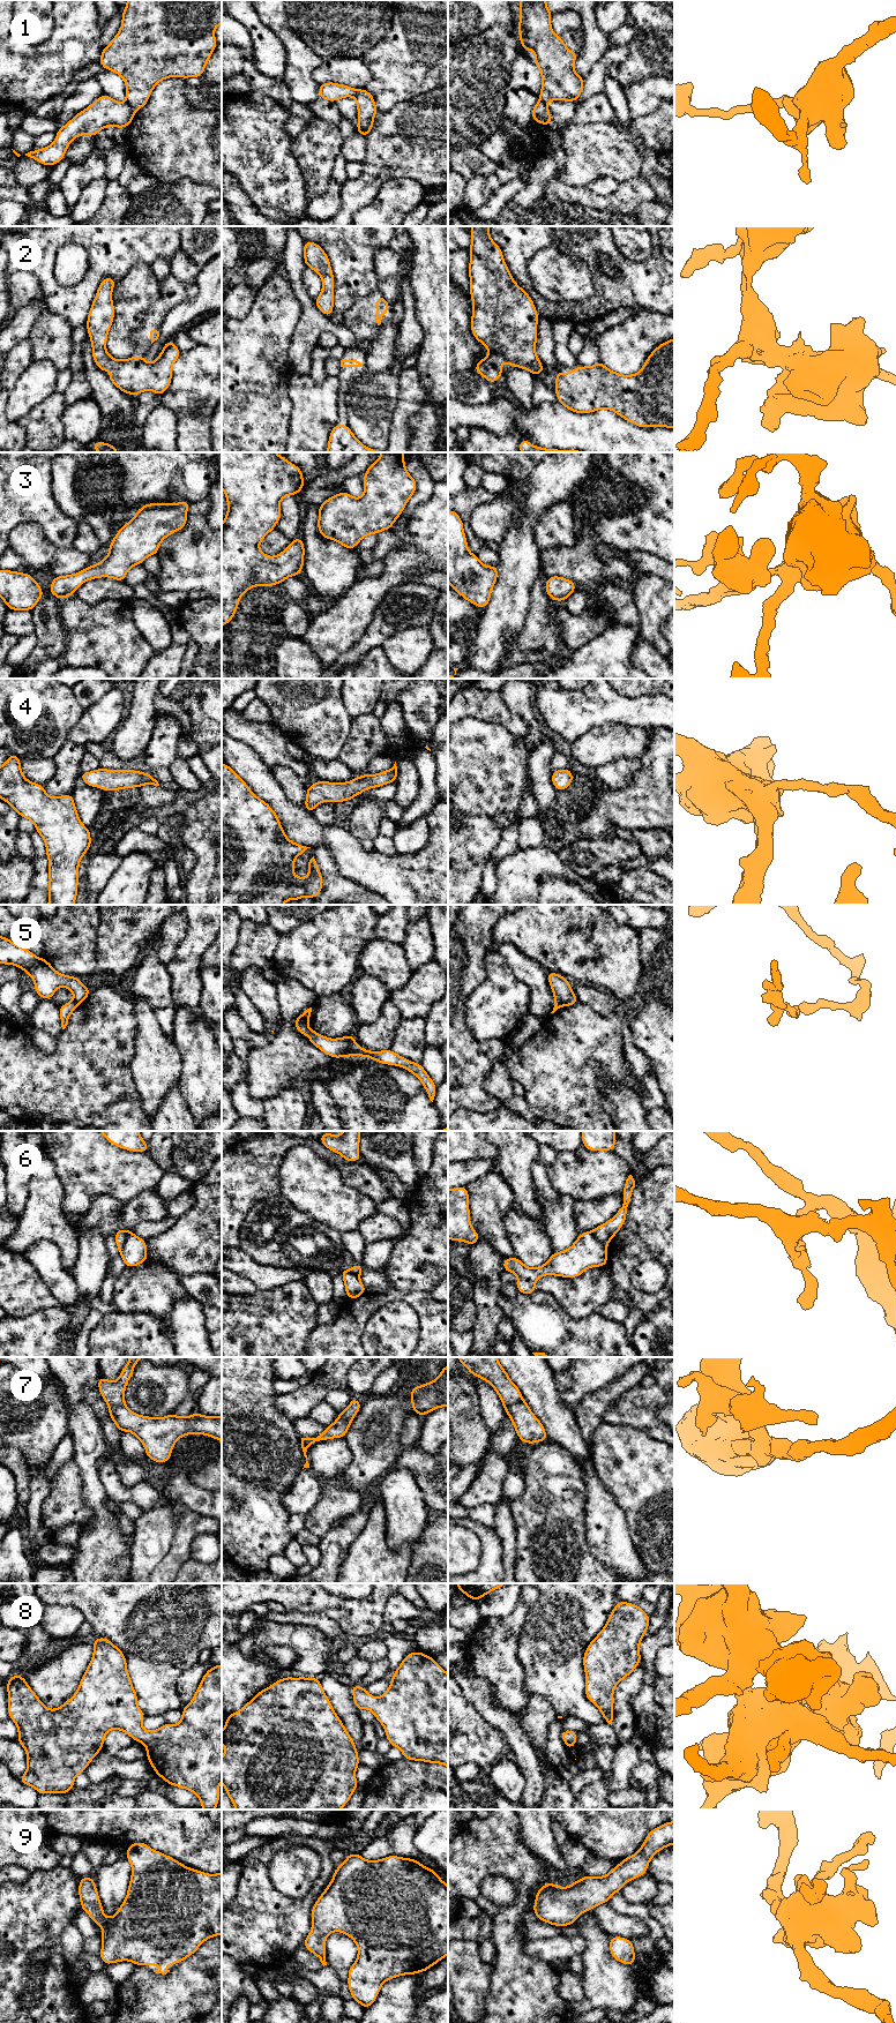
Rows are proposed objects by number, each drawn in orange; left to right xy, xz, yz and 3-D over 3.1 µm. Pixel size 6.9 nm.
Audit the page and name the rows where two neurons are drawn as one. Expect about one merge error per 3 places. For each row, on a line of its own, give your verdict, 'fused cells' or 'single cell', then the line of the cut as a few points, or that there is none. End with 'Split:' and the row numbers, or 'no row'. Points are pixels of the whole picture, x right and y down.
1: fused cells; cut xy (126, 102), (135, 110)
2: single cell; cut none
3: single cell; cut none
4: single cell; cut none
5: fused cells; cut yz (572, 993), (566, 1001), (555, 1004)
6: fused cells; cut xy (131, 1231), (120, 1251)
7: fused cells; cut yz (522, 1399), (506, 1409)
8: single cell; cut none
9: single cell; cut none
Split: 1, 5, 6, 7

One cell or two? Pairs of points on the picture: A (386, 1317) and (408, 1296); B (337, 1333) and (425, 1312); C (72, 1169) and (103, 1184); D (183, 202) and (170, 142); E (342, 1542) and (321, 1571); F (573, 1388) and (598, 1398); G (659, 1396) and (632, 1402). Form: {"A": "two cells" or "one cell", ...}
{"A": "two cells", "B": "one cell", "C": "one cell", "D": "two cells", "E": "one cell", "F": "two cells", "G": "one cell"}

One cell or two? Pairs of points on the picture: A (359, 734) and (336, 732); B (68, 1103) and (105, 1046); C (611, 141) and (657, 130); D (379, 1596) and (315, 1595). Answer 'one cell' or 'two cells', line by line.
A: two cells
B: one cell
C: one cell
D: one cell

